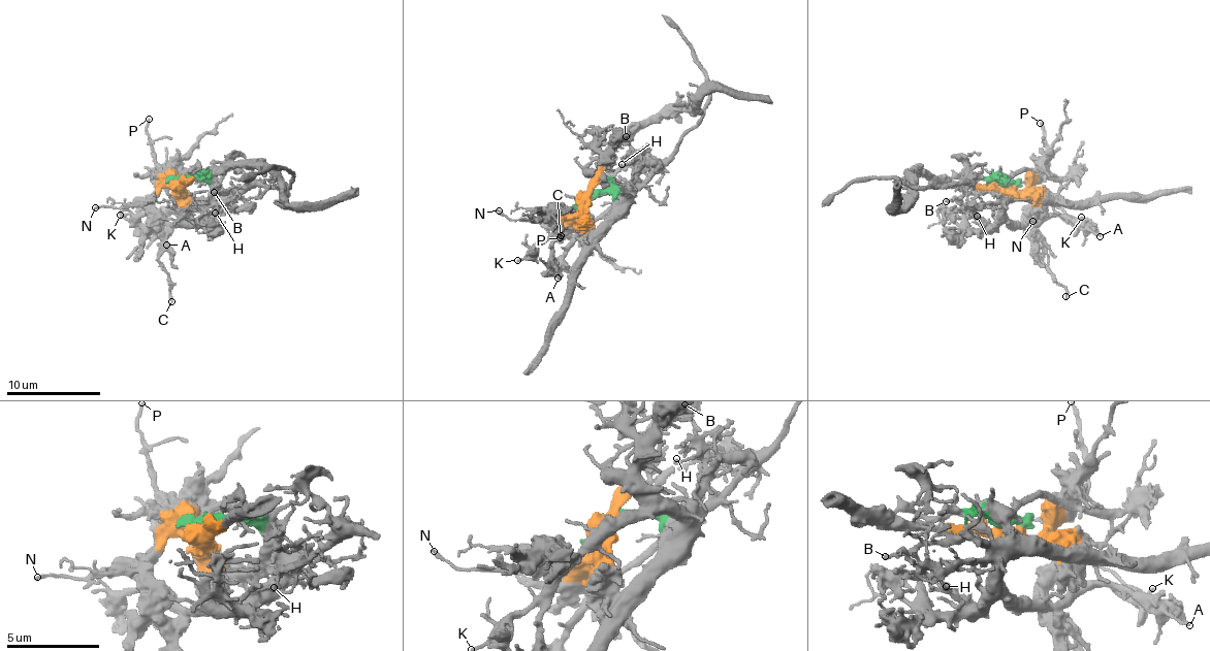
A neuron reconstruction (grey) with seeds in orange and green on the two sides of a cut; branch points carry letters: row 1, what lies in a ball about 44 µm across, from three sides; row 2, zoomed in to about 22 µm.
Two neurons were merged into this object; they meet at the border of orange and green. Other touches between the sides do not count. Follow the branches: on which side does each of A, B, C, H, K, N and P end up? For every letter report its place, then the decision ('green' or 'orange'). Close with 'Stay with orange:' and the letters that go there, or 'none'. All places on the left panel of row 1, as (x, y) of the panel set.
A: (166, 245) | green
B: (214, 192) | green
C: (171, 301) | orange
H: (215, 213) | green
K: (120, 215) | green
N: (95, 207) | orange
P: (149, 119) | orange
Stay with orange: C, N, P

